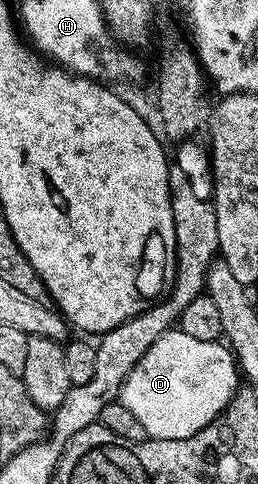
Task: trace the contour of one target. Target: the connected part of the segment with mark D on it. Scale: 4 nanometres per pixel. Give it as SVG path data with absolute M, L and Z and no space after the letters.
M174 329L163 333L163 337L143 353L121 387L119 402L136 417L146 436L186 439L220 415L238 390L237 361L224 342L198 341Z

